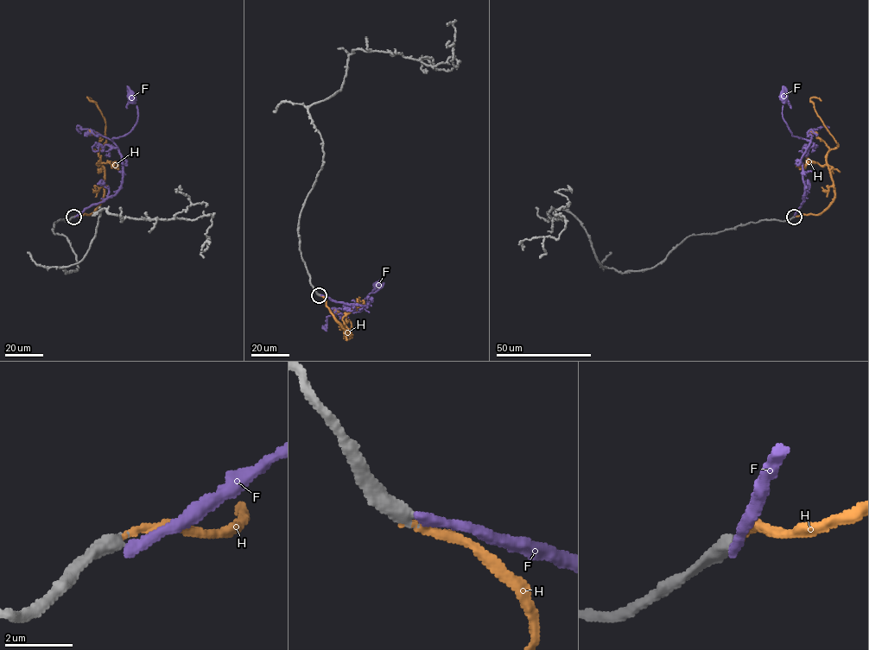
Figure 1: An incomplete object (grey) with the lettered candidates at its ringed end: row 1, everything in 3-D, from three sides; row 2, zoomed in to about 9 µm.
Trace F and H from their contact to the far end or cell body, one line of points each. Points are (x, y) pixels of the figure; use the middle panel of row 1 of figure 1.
F: (320, 294), (337, 302), (368, 303), (360, 311), (358, 303), (383, 283), (377, 284)
H: (319, 294), (349, 335), (350, 331), (344, 328), (344, 338), (348, 339), (350, 321), (334, 311), (338, 322)

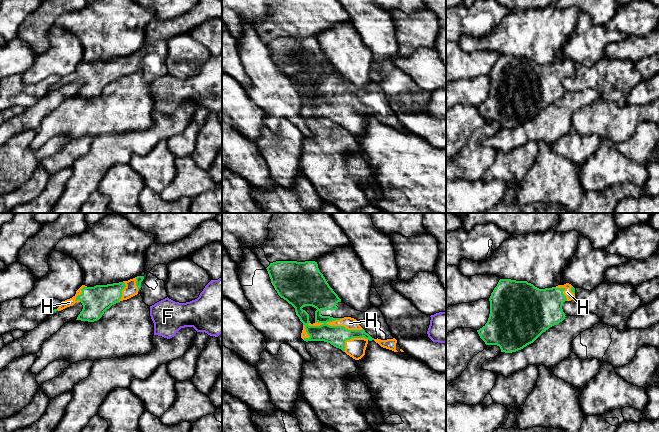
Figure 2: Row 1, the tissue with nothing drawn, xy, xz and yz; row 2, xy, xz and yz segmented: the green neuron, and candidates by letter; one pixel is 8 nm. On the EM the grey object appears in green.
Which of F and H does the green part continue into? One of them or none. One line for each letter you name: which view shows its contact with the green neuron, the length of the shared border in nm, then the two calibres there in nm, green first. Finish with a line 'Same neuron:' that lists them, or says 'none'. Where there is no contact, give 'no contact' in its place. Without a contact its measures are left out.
H: meets green in xz; contact 440 nm long; 190 nm thick on the green side, 100 nm on the other
Same neuron: H

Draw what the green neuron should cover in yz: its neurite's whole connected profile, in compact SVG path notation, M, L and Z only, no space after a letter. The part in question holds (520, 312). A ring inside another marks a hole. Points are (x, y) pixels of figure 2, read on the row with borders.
M500 279L490 301L487 323L477 330L486 345L497 345L501 352L512 353L533 343L543 332L565 319L562 305L575 297L575 288L566 283L552 288L539 289L527 281Z

